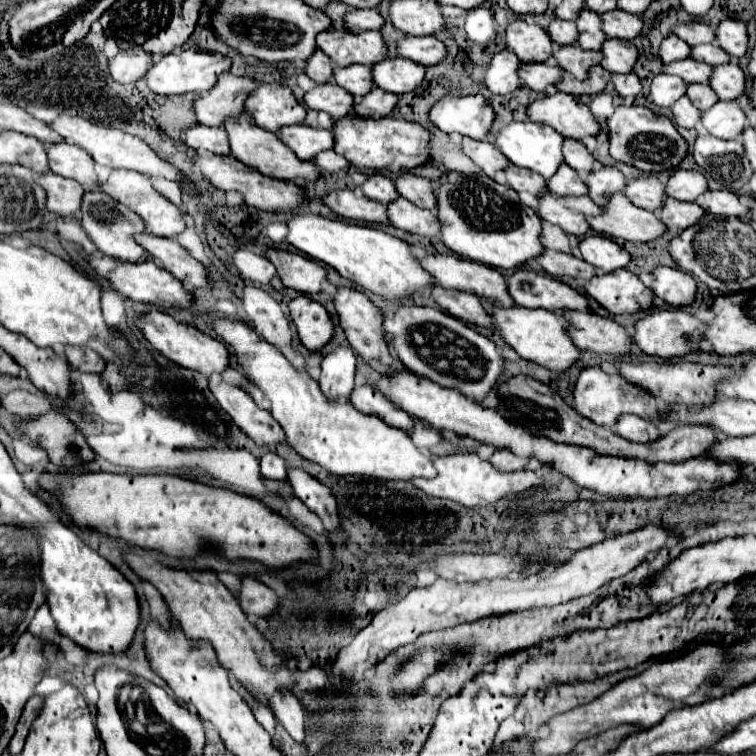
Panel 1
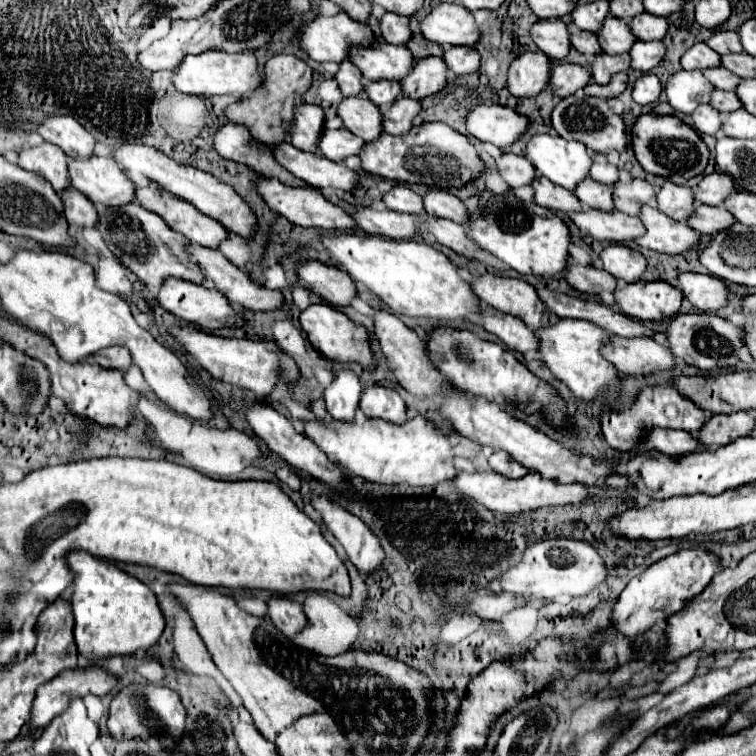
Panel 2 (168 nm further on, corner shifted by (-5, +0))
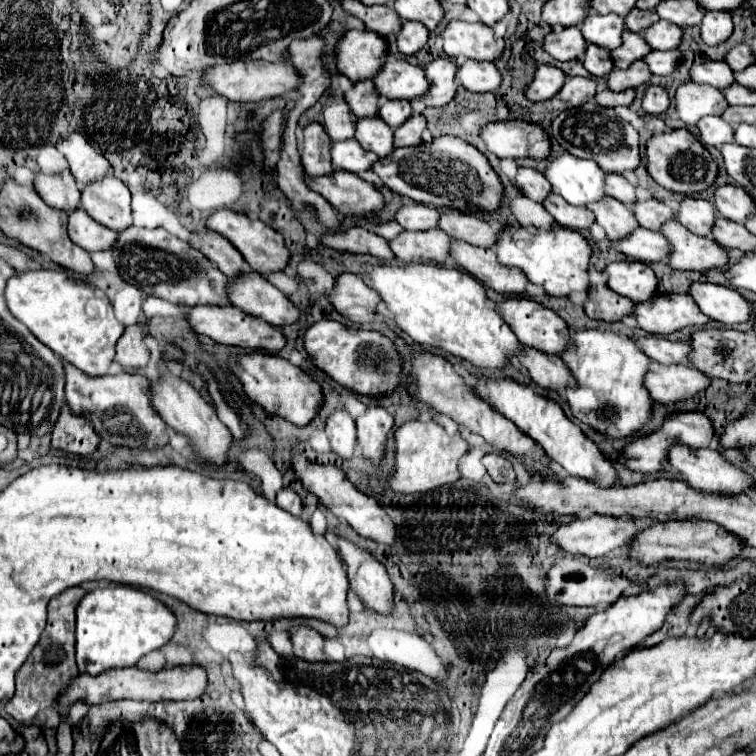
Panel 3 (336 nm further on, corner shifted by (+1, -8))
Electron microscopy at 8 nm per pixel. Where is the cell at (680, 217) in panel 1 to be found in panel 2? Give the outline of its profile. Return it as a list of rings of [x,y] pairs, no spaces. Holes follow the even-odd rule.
[[[698,205],[694,213],[686,219],[686,225],[694,227],[702,235],[712,235],[716,231],[728,229],[736,219],[730,217],[730,213],[724,207],[710,207],[710,205]]]

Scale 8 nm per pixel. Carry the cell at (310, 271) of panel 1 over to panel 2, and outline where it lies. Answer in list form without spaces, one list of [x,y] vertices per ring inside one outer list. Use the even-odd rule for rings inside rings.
[[[302,261],[296,273],[300,279],[304,279],[312,293],[330,305],[348,305],[356,295],[356,287],[350,275],[334,265],[324,265],[320,261]]]

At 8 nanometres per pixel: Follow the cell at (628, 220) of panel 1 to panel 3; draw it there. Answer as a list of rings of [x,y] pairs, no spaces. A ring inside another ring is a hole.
[[[668,221],[662,227],[662,233],[668,237],[672,247],[672,255],[666,261],[672,269],[710,271],[728,265],[728,249],[708,237],[690,233],[678,221]]]

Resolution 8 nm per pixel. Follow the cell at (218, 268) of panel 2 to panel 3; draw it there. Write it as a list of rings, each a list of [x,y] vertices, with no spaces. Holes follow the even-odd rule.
[[[256,271],[240,275],[228,285],[228,293],[234,307],[248,315],[260,317],[270,325],[284,327],[300,319],[300,309]]]

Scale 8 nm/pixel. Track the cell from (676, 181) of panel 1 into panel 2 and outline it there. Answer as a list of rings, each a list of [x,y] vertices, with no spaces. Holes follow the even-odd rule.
[[[712,173],[712,175],[704,175],[692,191],[694,191],[694,199],[700,203],[722,205],[722,201],[734,191],[734,183],[724,173]]]

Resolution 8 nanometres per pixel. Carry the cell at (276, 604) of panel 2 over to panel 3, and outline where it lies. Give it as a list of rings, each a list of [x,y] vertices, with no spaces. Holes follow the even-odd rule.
[[[296,627],[290,631],[294,655],[304,661],[324,661],[324,637],[310,627]]]

